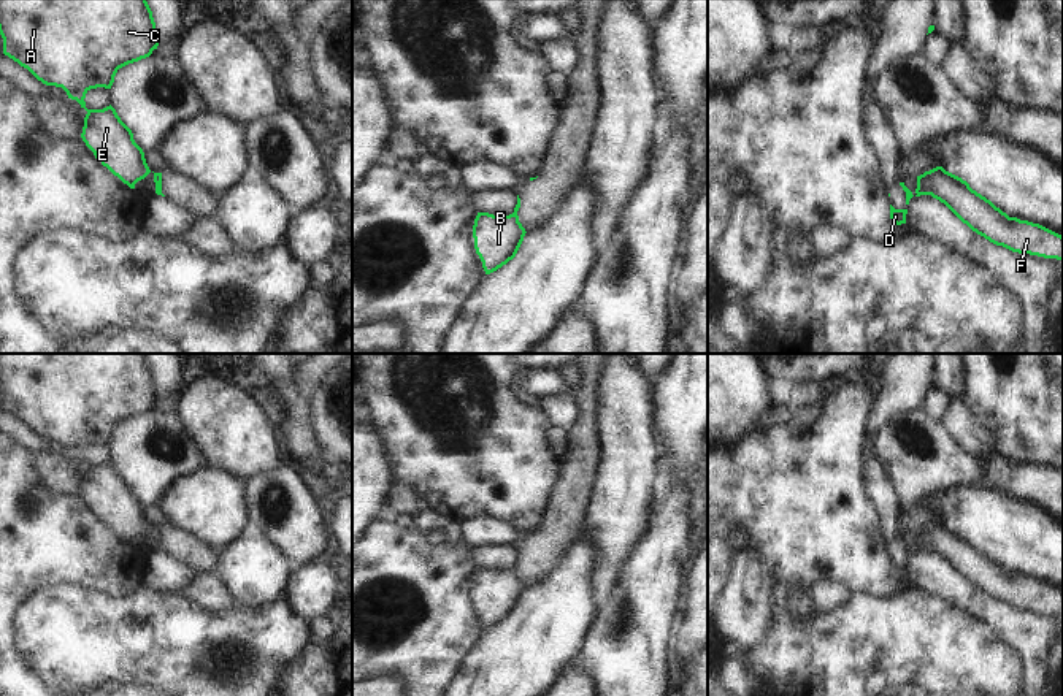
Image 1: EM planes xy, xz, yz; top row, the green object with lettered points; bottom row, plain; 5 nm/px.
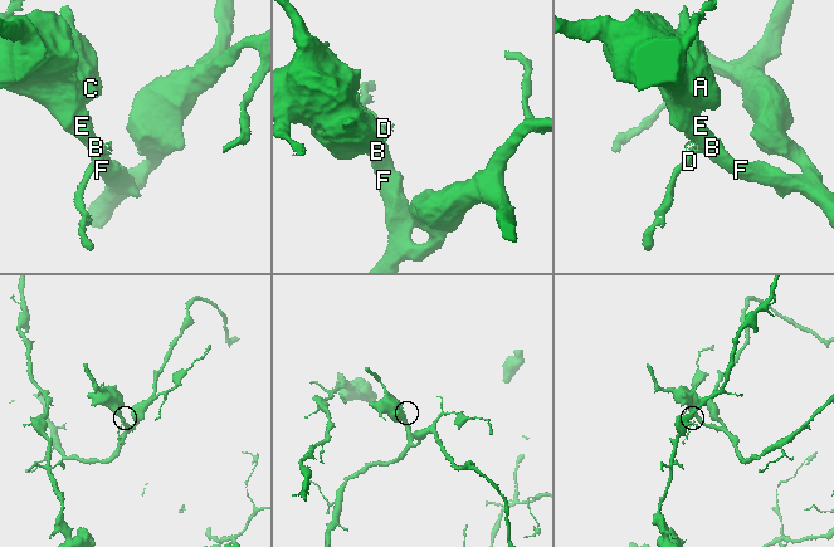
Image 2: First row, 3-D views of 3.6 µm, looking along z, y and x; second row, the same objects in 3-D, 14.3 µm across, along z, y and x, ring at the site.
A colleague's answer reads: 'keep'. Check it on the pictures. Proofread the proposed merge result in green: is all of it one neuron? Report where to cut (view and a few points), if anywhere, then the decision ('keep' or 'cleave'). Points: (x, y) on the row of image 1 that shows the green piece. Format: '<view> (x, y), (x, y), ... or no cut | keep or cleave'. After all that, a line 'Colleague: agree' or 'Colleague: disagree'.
yz (930, 172), (927, 194) | cleave
Colleague: disagree

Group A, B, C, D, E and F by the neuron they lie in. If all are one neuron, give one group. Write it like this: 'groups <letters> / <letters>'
groups A B C E F / D

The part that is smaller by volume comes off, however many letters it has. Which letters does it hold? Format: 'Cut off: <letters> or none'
Cut off: D

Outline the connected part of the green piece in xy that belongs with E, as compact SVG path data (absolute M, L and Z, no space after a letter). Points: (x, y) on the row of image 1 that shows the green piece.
M0 0L0 35L3 54L27 68L46 86L62 87L68 98L76 100L87 111L81 138L114 176L130 189L144 179L151 170L143 149L135 143L132 130L121 120L109 105L103 109L87 109L86 94L90 89L111 89L119 68L146 59L159 46L159 35L152 11L146 0Z

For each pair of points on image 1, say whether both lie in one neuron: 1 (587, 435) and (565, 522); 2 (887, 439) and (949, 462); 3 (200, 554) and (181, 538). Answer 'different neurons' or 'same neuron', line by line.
1: same neuron
2: same neuron
3: same neuron

